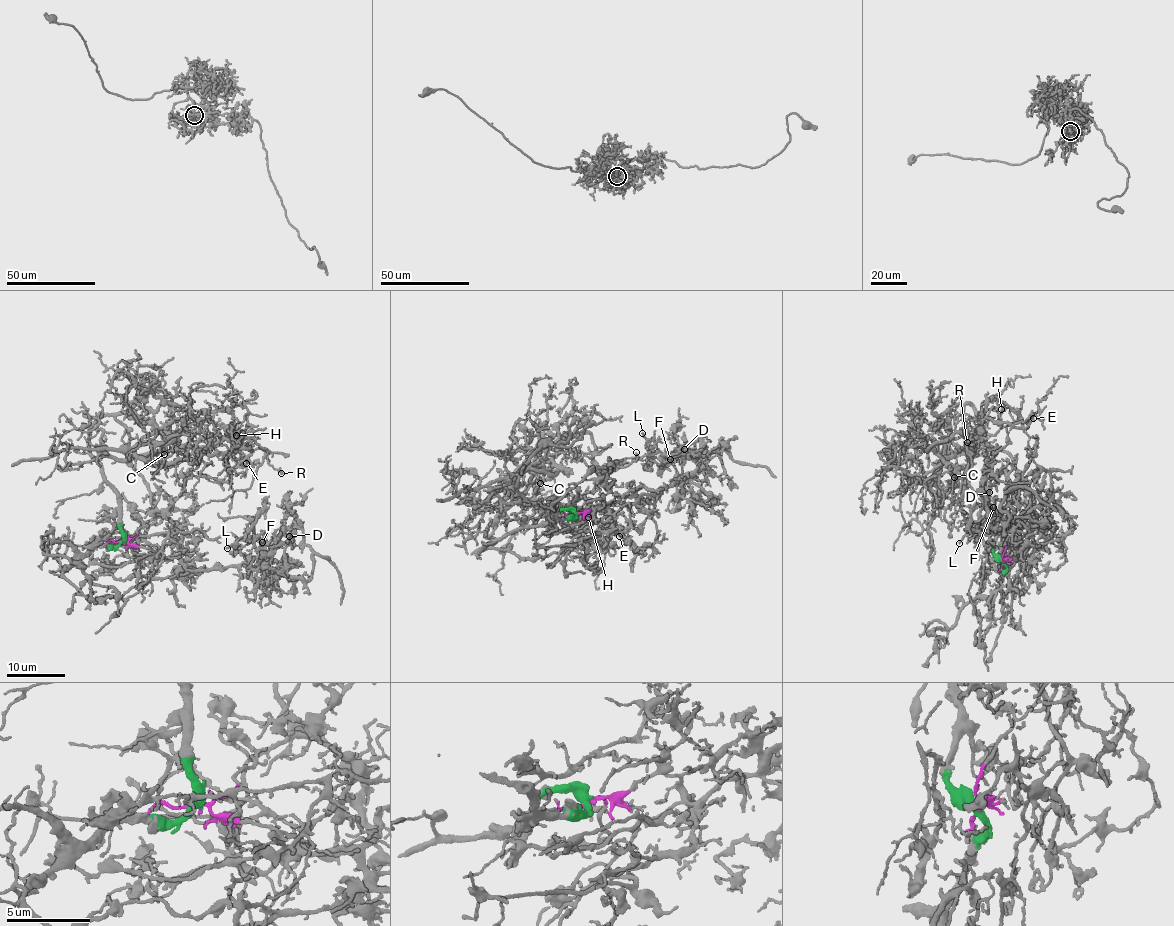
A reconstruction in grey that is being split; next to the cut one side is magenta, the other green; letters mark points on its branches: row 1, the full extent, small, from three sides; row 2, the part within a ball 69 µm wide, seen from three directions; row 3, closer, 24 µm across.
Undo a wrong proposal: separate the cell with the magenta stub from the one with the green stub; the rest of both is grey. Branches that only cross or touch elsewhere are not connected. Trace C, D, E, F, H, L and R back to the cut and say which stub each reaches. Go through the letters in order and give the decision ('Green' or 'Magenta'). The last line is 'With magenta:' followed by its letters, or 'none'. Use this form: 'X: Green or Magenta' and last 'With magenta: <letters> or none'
C: Green
D: Magenta
E: Green
F: Magenta
H: Green
L: Magenta
R: Green
With magenta: D, F, L

